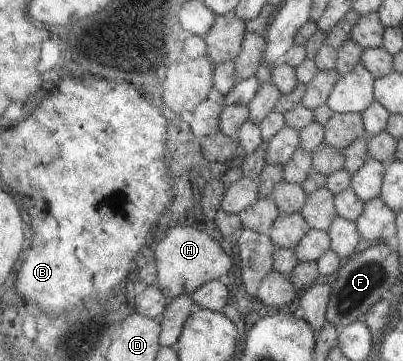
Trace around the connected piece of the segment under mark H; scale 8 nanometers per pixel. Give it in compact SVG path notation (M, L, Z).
M191 226L169 228L165 236L155 244L151 259L156 272L155 285L168 299L180 294L188 295L202 284L221 278L232 268L231 255L226 254L207 233Z

